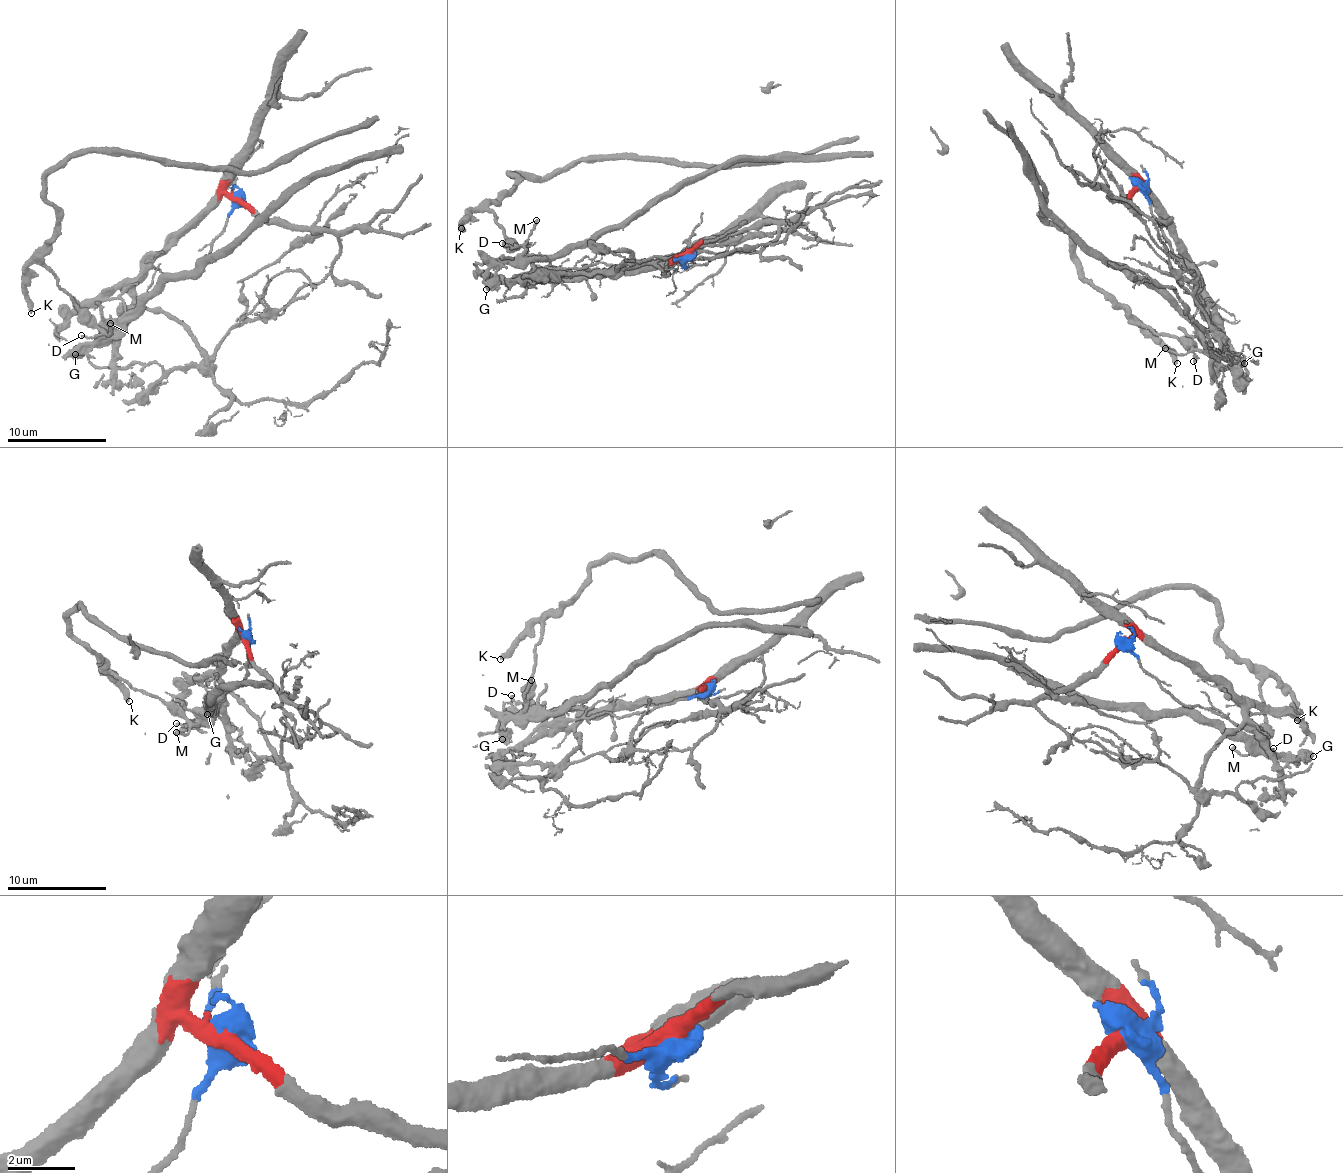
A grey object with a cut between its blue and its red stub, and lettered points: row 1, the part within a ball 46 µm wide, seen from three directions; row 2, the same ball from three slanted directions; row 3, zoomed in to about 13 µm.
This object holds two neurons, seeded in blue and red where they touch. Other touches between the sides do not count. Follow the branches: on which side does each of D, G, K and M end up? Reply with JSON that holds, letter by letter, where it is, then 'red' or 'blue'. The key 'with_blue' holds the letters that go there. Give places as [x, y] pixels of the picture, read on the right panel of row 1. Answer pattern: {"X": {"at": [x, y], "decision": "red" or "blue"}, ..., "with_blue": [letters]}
{"D": {"at": [1193, 361], "decision": "blue"}, "G": {"at": [1244, 363], "decision": "blue"}, "K": {"at": [1177, 363], "decision": "blue"}, "M": {"at": [1165, 348], "decision": "blue"}, "with_blue": ["D", "G", "K", "M"]}

